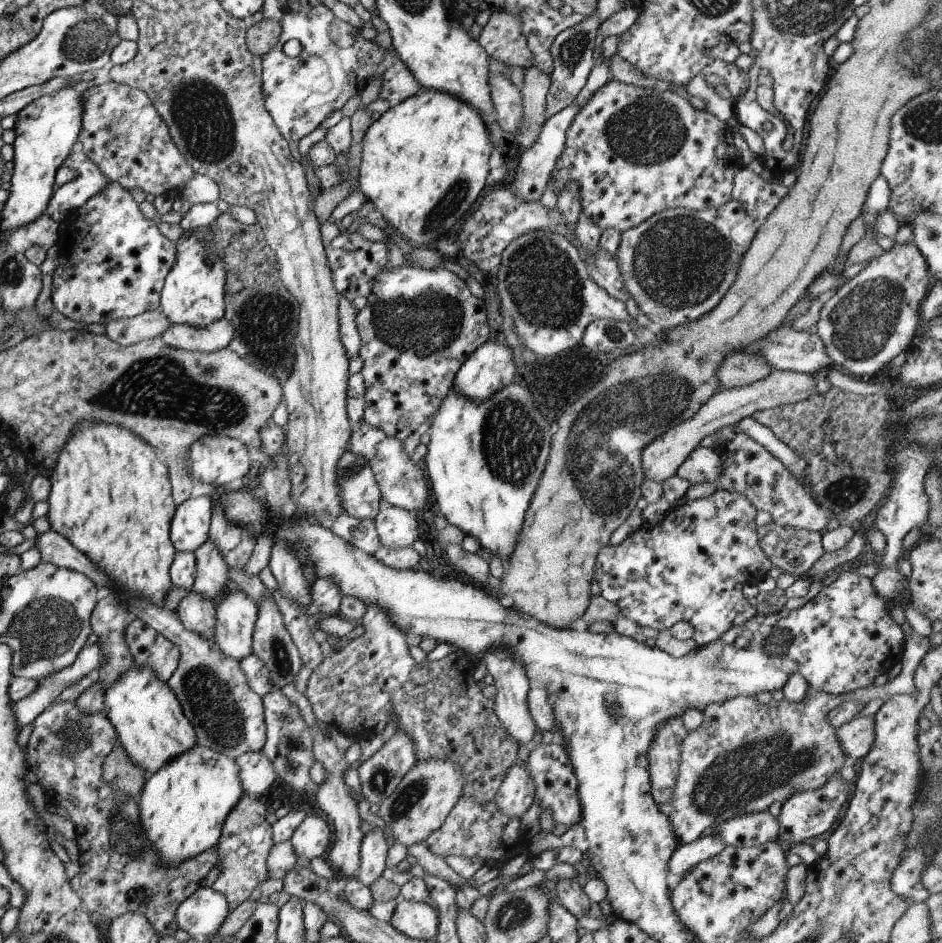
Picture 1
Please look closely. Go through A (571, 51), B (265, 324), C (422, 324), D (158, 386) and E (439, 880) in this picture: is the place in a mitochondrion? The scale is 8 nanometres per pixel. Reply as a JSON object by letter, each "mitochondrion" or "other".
{"A":"mitochondrion","B":"mitochondrion","C":"mitochondrion","D":"mitochondrion","E":"other"}

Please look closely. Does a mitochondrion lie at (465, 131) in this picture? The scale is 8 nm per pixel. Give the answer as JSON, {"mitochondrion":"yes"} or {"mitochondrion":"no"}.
{"mitochondrion":"no"}

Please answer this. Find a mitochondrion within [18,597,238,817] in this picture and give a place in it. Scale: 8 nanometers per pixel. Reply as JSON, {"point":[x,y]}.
{"point":[73,739]}

